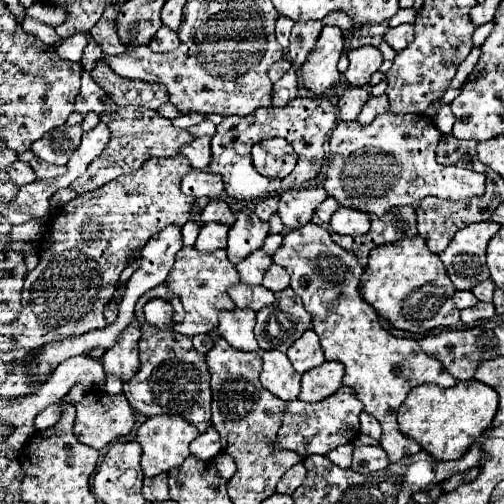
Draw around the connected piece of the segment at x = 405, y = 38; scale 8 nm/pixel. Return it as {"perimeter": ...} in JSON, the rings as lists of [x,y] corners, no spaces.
{"perimeter":[[[398,25],[398,27],[390,29],[390,31],[384,35],[384,41],[386,41],[394,51],[406,49],[406,47],[414,41],[412,25]]]}

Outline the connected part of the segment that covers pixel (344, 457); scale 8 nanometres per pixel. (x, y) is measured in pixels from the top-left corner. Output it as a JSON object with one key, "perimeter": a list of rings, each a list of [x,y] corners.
{"perimeter":[[[340,445],[334,451],[330,451],[330,461],[338,467],[350,467],[352,461],[352,445]]]}

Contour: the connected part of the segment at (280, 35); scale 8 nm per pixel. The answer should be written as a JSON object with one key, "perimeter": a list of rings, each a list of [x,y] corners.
{"perimeter":[[[280,17],[276,21],[276,39],[284,49],[288,49],[288,37],[290,37],[292,27],[294,27],[294,21],[288,19],[288,17]]]}

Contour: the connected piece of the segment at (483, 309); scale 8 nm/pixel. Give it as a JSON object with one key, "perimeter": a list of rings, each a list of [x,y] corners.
{"perimeter":[[[478,303],[478,305],[462,311],[464,323],[472,323],[478,319],[492,319],[492,317],[494,317],[494,305],[492,303]]]}

